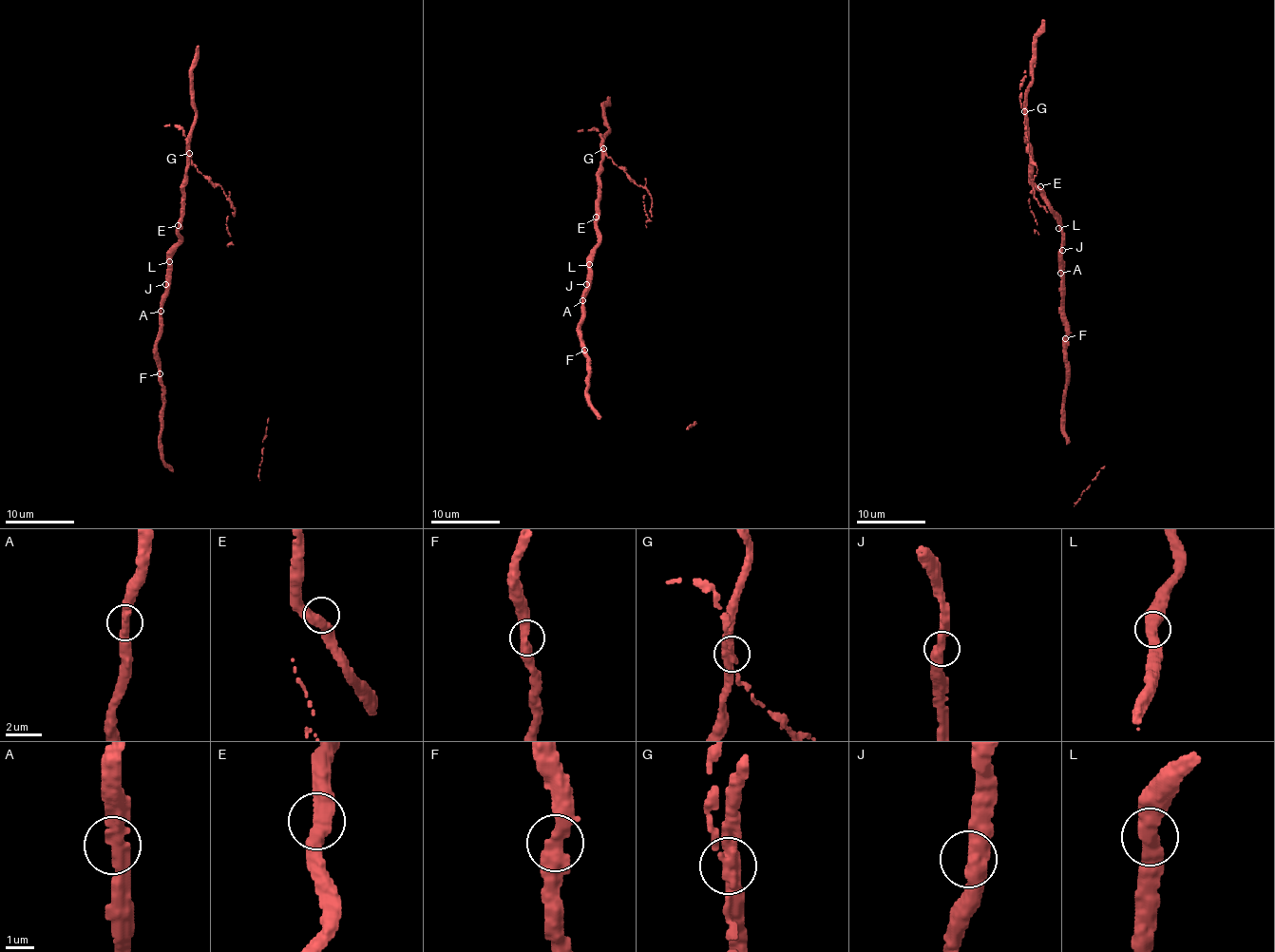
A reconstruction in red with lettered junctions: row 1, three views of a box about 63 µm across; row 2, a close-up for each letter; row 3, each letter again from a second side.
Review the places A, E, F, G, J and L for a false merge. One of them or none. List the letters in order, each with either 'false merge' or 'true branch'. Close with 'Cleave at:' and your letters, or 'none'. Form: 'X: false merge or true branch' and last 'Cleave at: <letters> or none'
A: true branch
E: true branch
F: true branch
G: false merge
J: true branch
L: true branch
Cleave at: G

